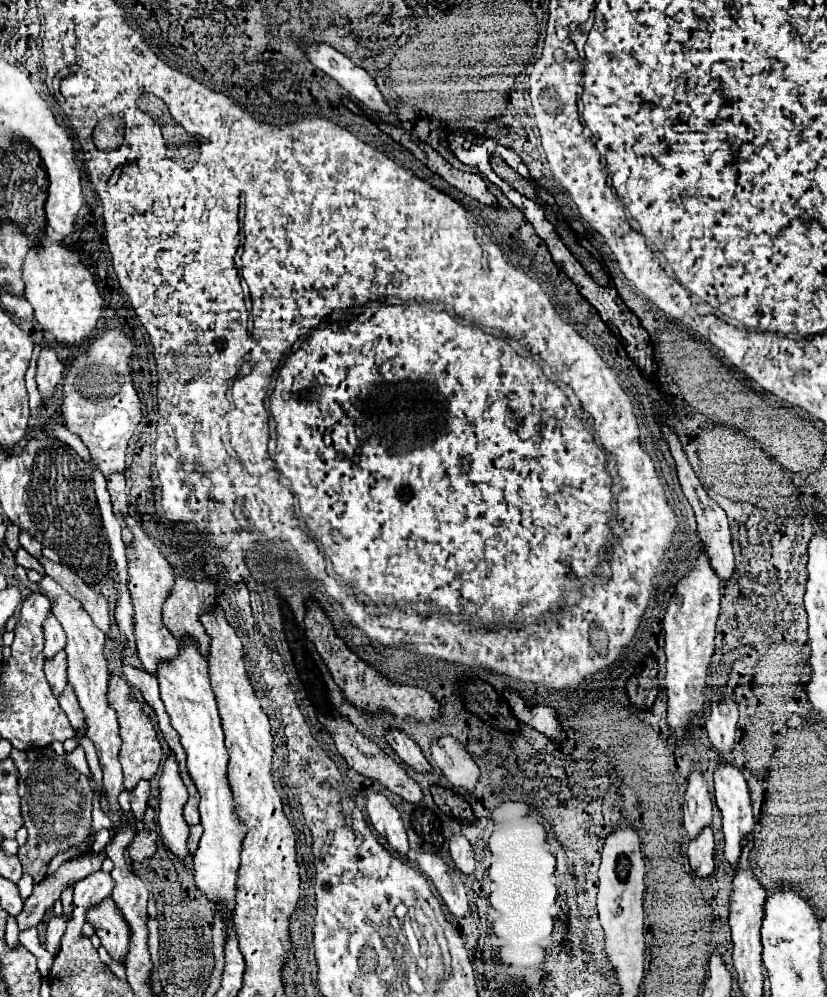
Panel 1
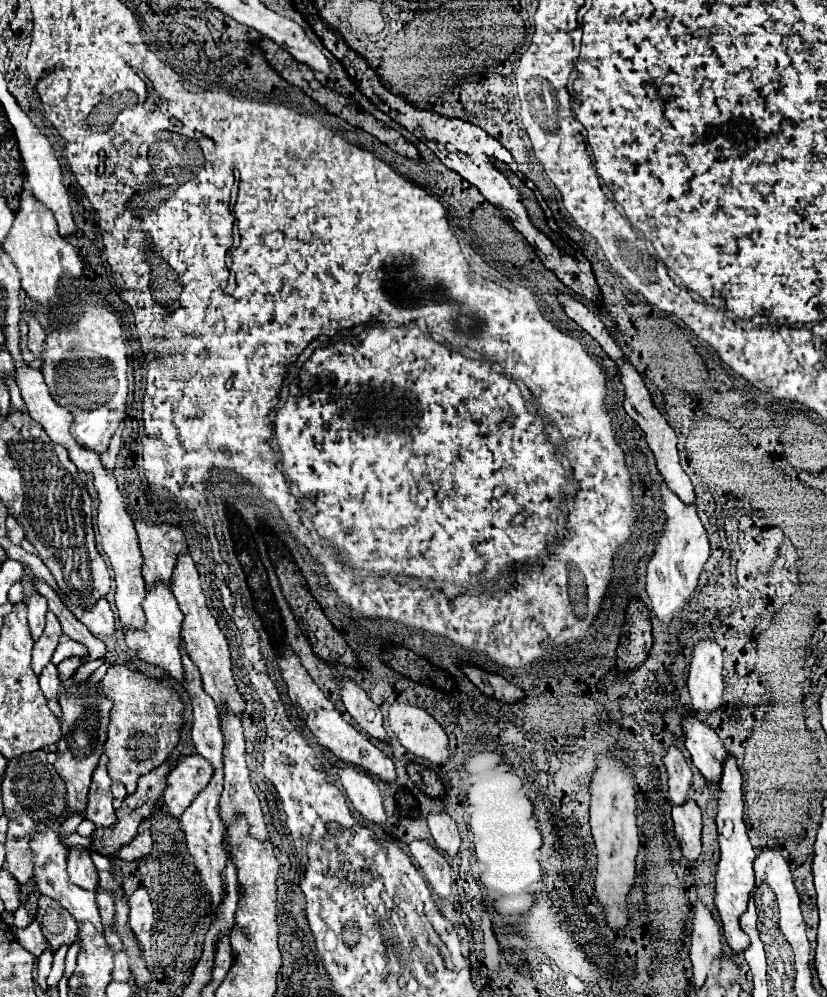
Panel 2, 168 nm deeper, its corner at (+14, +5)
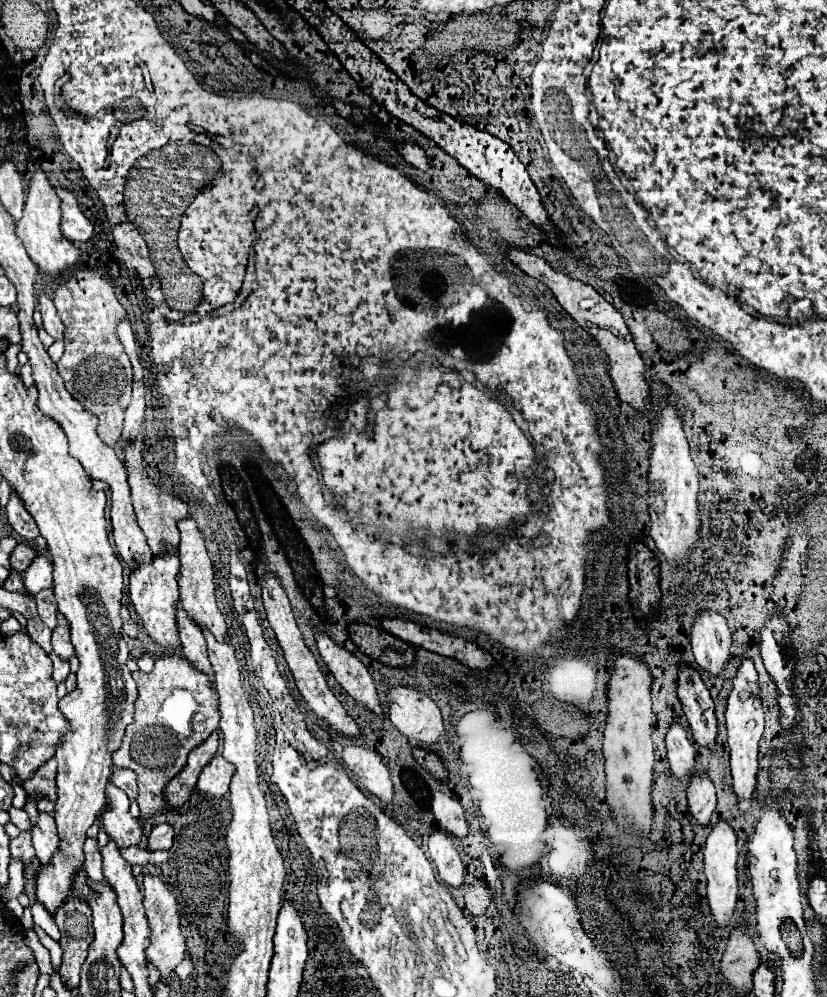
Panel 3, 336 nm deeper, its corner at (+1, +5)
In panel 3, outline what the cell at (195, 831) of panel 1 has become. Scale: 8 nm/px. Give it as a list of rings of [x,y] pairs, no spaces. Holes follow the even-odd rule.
[[[176,604],[176,622],[178,622],[178,636],[180,636],[180,644],[182,644],[182,652],[184,656],[202,672],[206,672],[212,678],[212,668],[210,668],[210,660],[206,654],[206,640],[202,636],[200,626],[186,614],[186,610],[182,608],[182,604]]]

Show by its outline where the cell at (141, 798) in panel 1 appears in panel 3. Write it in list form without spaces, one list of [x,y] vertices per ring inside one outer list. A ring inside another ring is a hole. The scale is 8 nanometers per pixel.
[[[114,768],[110,780],[112,780],[114,786],[122,788],[128,794],[130,800],[136,800],[138,786],[136,786],[136,774],[132,770],[128,770],[128,768]]]

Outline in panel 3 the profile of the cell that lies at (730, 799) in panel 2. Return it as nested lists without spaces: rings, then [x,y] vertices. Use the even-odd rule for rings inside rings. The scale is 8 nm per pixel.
[[[742,656],[742,664],[734,678],[734,688],[728,696],[726,706],[726,728],[728,728],[728,746],[730,746],[730,766],[734,778],[734,792],[738,794],[738,808],[748,812],[752,808],[752,794],[756,786],[756,772],[758,772],[758,740],[764,732],[764,712],[760,702],[760,688],[756,668],[750,658]]]

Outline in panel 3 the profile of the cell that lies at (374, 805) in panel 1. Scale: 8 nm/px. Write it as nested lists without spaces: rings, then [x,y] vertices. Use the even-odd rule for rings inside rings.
[[[352,742],[344,746],[342,758],[344,758],[344,764],[350,768],[352,776],[356,778],[356,782],[364,790],[374,794],[382,802],[390,802],[394,798],[390,772],[384,760],[380,758],[380,754],[376,754],[374,750],[368,750],[362,744]]]

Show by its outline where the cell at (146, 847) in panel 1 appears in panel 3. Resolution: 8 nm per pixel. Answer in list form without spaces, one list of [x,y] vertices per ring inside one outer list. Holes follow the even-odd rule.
[[[158,824],[152,828],[148,836],[148,848],[150,850],[170,850],[174,840],[174,828],[170,824]]]

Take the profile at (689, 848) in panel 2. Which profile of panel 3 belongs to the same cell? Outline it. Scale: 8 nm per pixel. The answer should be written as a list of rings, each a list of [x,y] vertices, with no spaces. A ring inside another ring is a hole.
[[[698,772],[692,776],[688,786],[688,808],[698,822],[710,822],[716,810],[716,790],[706,772]]]

